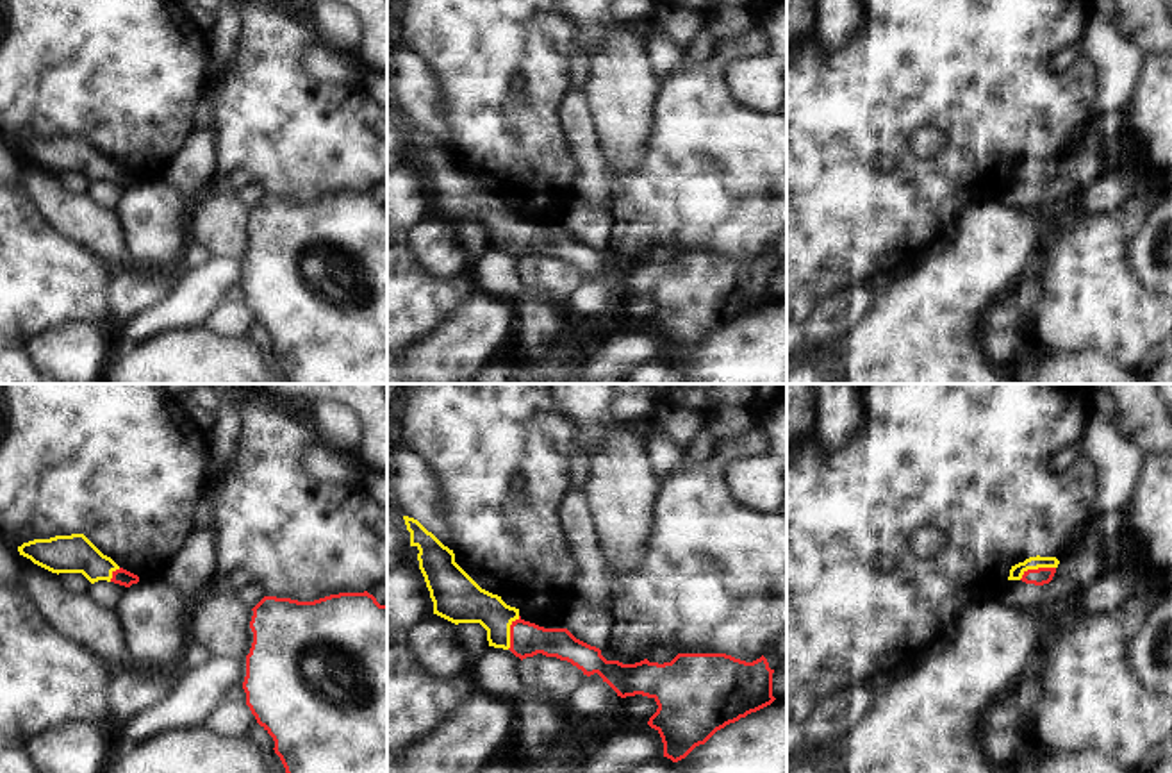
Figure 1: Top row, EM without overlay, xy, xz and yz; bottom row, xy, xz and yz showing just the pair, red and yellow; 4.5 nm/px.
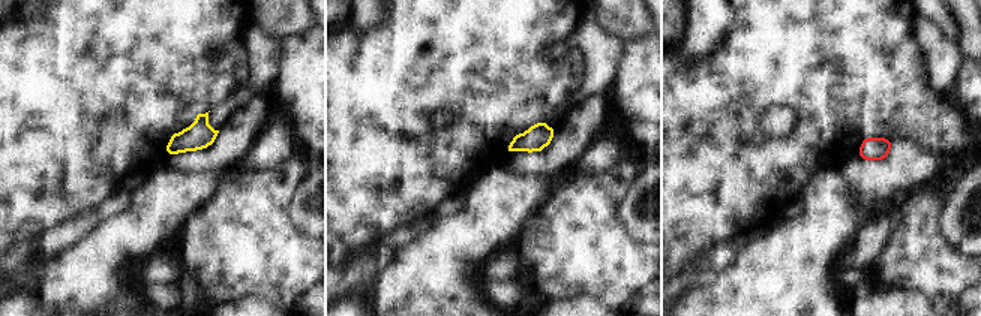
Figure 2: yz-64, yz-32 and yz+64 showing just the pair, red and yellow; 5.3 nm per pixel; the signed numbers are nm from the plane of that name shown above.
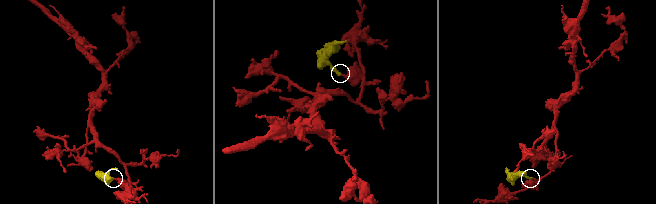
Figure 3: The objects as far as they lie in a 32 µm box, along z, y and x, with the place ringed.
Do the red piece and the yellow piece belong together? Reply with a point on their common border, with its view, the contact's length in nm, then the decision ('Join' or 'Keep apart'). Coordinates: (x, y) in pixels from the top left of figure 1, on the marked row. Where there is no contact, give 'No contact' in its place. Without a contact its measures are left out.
Touches red at yz (1039, 568). Shared border 180 nm. Join

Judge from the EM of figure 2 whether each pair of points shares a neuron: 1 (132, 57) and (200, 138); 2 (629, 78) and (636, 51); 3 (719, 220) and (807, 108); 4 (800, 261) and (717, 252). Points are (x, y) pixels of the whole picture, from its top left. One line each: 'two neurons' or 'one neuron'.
1: two neurons
2: one neuron
3: one neuron
4: two neurons

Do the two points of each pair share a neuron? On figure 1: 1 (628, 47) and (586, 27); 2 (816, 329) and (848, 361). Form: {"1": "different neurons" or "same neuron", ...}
{"1": "different neurons", "2": "different neurons"}

